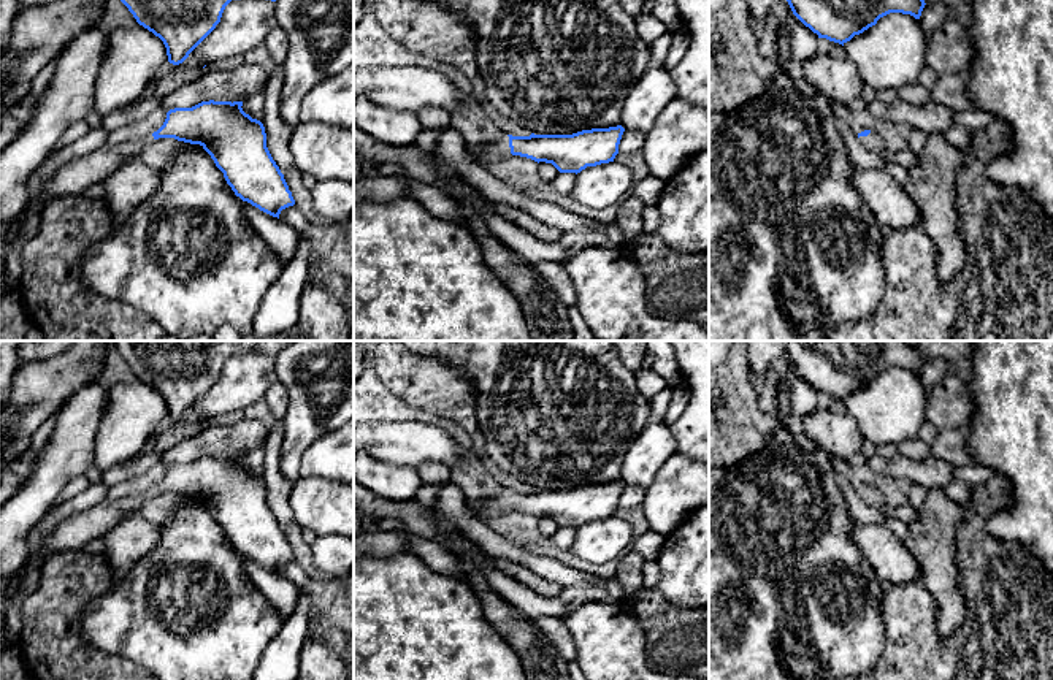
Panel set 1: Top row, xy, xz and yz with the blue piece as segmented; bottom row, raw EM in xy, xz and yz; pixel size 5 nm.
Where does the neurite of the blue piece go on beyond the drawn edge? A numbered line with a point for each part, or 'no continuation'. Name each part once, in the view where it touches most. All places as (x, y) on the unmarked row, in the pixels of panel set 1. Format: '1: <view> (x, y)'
1: xz (495, 506)

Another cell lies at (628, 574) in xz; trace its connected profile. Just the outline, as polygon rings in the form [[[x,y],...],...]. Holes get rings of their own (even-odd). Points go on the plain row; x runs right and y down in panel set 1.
[[[625,552],[625,556],[617,564],[615,580],[622,585],[626,596],[644,590],[644,567],[645,560],[633,552]]]

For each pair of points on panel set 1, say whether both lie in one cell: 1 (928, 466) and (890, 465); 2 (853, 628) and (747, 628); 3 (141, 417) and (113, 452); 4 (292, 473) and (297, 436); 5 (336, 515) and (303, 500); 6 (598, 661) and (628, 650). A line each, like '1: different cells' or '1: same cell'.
1: same cell
2: same cell
3: same cell
4: same cell
5: same cell
6: same cell

